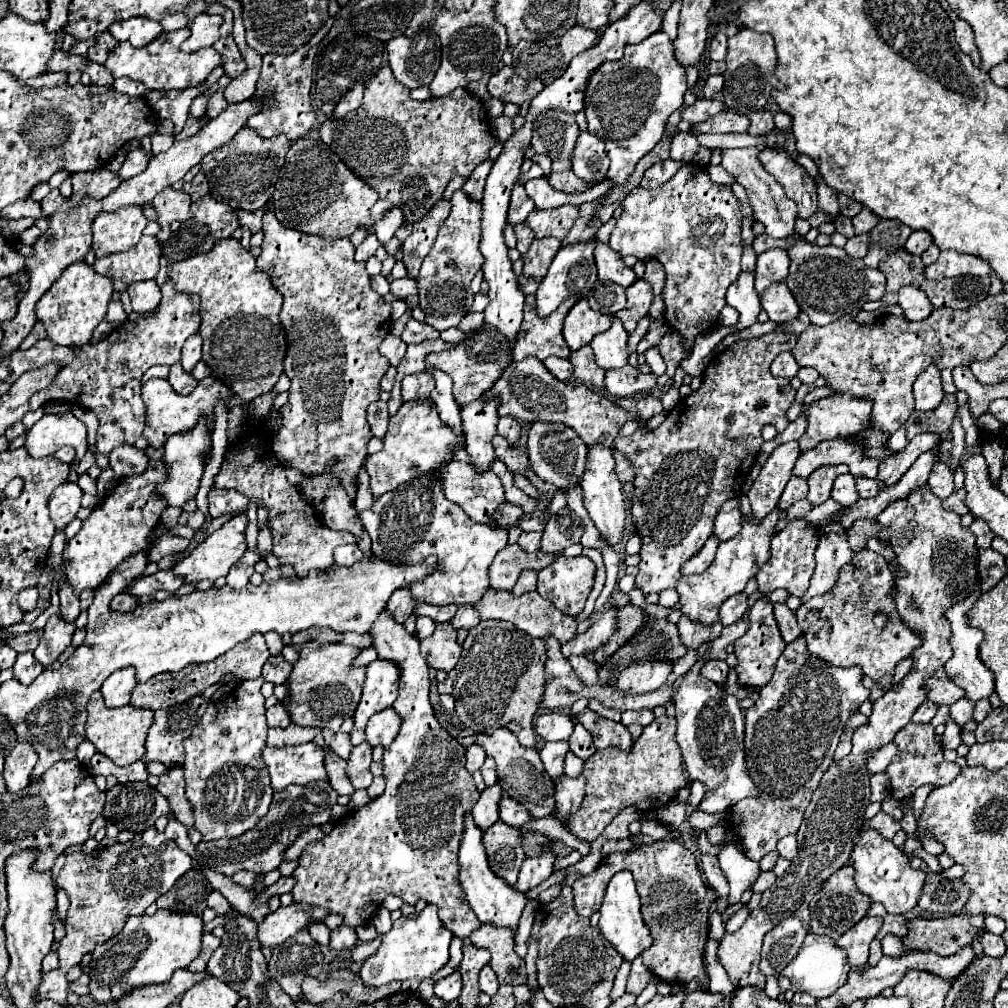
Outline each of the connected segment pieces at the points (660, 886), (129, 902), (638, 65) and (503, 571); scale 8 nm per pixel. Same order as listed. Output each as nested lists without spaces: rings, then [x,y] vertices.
[[[659,840],[653,844],[643,844],[637,850],[609,854],[609,858],[605,858],[595,872],[589,876],[579,876],[573,884],[575,908],[581,916],[591,916],[601,908],[605,886],[619,870],[629,870],[633,874],[637,892],[641,896],[643,920],[655,940],[649,952],[643,954],[645,966],[665,982],[689,984],[691,980],[701,980],[703,990],[707,990],[703,948],[709,938],[709,906],[717,900],[717,892],[703,884],[695,854],[677,840]]]
[[[149,826],[135,834],[131,842],[117,842],[109,848],[99,848],[91,854],[91,858],[83,852],[73,852],[67,856],[67,862],[57,876],[57,886],[65,890],[71,900],[65,924],[67,934],[59,942],[57,950],[59,968],[43,974],[41,986],[37,988],[37,1000],[47,998],[63,1004],[67,1000],[67,988],[57,988],[57,974],[67,974],[67,970],[77,966],[85,954],[93,954],[95,944],[105,944],[109,938],[117,936],[129,916],[143,914],[147,906],[169,892],[175,880],[191,868],[191,858],[173,842],[167,842],[165,848],[153,856],[153,848],[157,848],[157,844],[165,844],[165,836],[157,832],[155,826]]]
[[[651,34],[641,44],[637,44],[635,50],[633,46],[627,46],[623,60],[607,62],[593,72],[585,92],[585,114],[589,122],[589,132],[605,140],[605,152],[611,160],[607,178],[613,182],[613,188],[621,186],[631,176],[637,162],[645,154],[649,154],[655,148],[655,144],[663,138],[667,118],[683,106],[685,90],[685,68],[675,60],[673,44],[667,34]]]
[[[507,544],[493,560],[489,568],[489,580],[491,588],[497,590],[513,590],[517,578],[521,576],[521,570],[535,570],[549,566],[555,562],[555,554],[547,552],[523,552],[519,544]]]

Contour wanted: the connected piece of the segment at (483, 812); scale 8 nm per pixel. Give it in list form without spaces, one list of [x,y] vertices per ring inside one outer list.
[[[495,784],[495,786],[489,786],[481,792],[481,798],[477,800],[477,804],[473,806],[471,810],[471,816],[473,816],[473,822],[477,824],[477,828],[481,828],[483,832],[487,828],[491,828],[497,820],[499,820],[499,804],[501,800],[501,786]]]

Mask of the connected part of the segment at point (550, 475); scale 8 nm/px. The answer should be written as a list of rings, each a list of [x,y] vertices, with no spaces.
[[[531,422],[527,450],[529,450],[533,470],[541,480],[557,488],[571,488],[581,480],[585,470],[587,446],[573,428],[561,426],[561,424],[549,424],[549,422]]]

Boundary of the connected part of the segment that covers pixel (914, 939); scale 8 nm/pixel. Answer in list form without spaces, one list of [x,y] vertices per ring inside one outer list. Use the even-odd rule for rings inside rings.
[[[959,914],[951,918],[925,920],[915,918],[909,924],[909,934],[903,938],[903,954],[909,950],[937,952],[951,956],[965,946],[971,946],[975,936],[985,934],[985,916]]]

